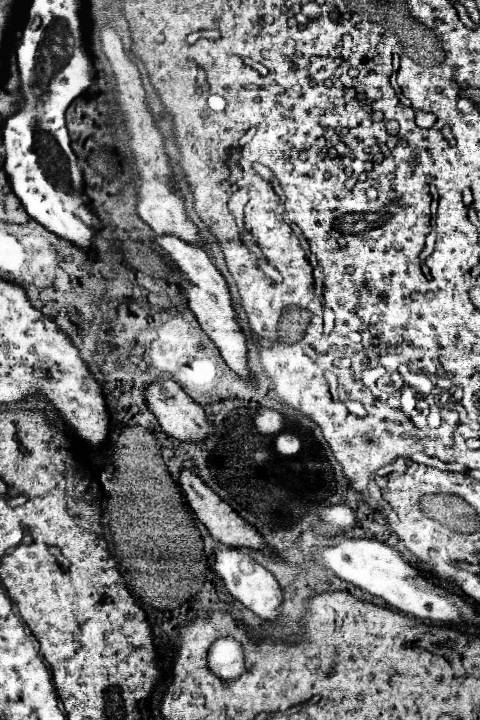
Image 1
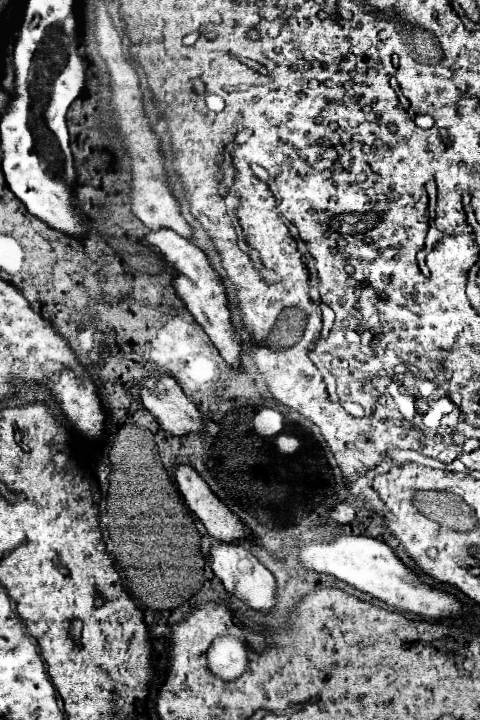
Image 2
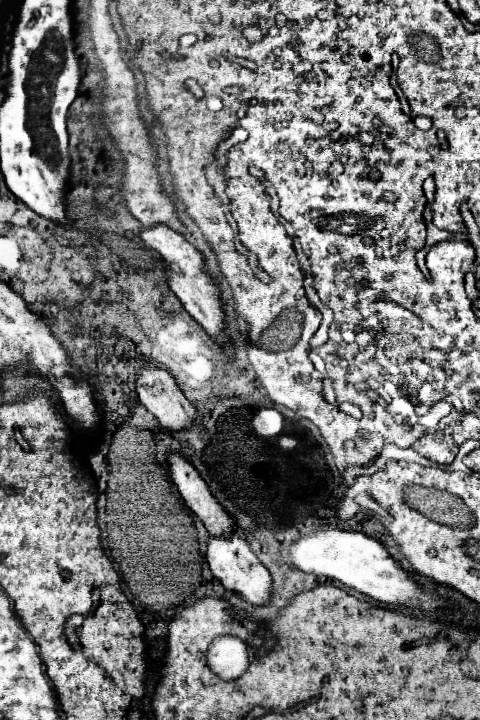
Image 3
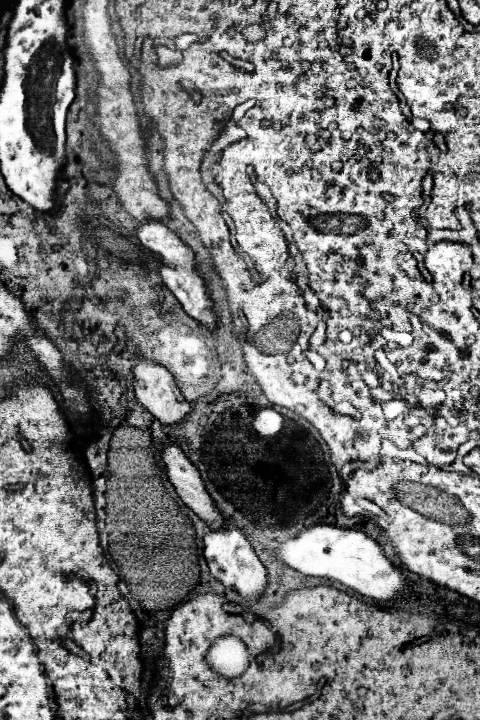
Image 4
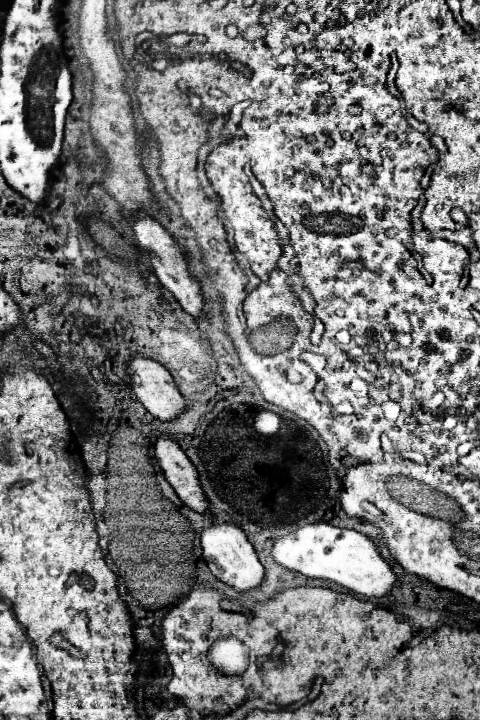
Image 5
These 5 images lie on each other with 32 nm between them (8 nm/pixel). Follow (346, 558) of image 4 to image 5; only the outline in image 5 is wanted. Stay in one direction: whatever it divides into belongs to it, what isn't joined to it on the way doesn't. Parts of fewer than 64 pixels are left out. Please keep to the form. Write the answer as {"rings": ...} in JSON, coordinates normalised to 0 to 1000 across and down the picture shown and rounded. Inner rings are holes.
{"rings":[[[679,725],[642,728],[617,739],[571,750],[567,775],[583,786],[625,794],[642,803],[667,803],[725,817],[754,828],[800,828],[817,819],[825,800],[788,769],[779,753],[742,736],[700,733]]]}

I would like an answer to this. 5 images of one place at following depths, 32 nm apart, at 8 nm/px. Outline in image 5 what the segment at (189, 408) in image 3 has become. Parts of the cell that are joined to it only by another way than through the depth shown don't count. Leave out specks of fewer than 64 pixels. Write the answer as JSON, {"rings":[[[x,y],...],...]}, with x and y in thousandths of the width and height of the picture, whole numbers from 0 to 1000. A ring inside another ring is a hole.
{"rings":[[[279,492],[267,503],[267,519],[283,556],[321,581],[358,583],[383,569],[388,558],[371,544],[354,517],[325,500],[300,492]]]}

